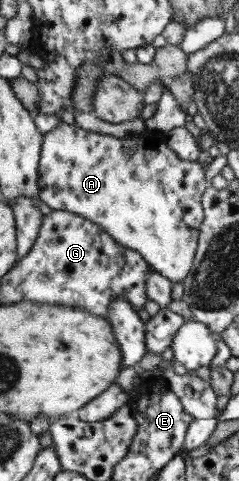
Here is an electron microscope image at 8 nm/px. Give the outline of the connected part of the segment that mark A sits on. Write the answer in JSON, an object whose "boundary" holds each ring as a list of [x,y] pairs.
{"boundary":[[[60,122],[56,128],[53,128],[51,132],[47,132],[47,134],[44,135],[44,147],[41,152],[40,161],[41,199],[53,210],[75,212],[101,225],[120,245],[141,253],[155,271],[171,279],[174,283],[178,283],[179,281],[184,281],[189,276],[196,262],[196,254],[200,241],[200,229],[204,224],[206,216],[204,210],[204,193],[209,183],[205,181],[205,167],[203,167],[203,164],[201,165],[201,163],[195,161],[185,160],[176,150],[169,147],[167,143],[163,143],[163,147],[167,147],[167,151],[157,149],[157,145],[151,143],[151,137],[149,137],[149,135],[134,134],[129,138],[119,138],[115,137],[115,135],[87,131],[87,129],[83,129],[83,127],[79,127],[79,125],[75,123],[69,125],[69,123]]]}

